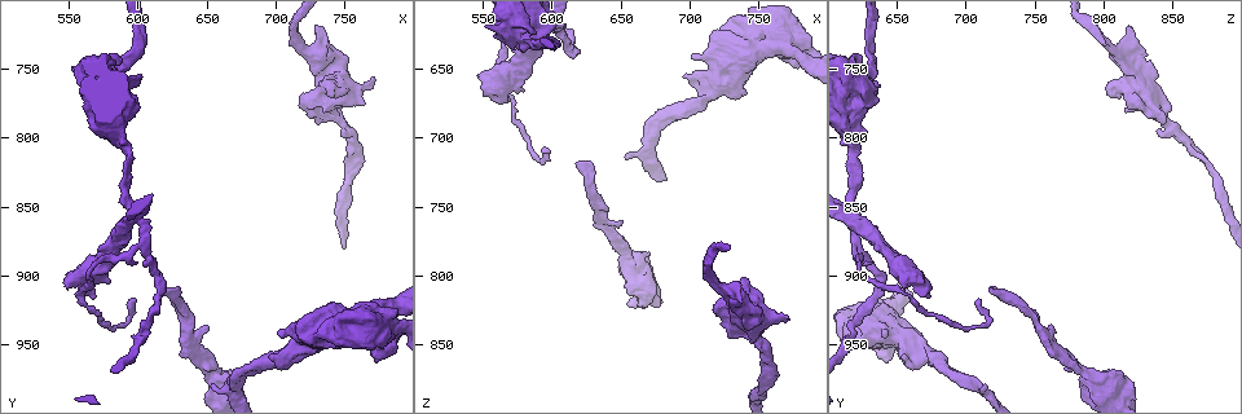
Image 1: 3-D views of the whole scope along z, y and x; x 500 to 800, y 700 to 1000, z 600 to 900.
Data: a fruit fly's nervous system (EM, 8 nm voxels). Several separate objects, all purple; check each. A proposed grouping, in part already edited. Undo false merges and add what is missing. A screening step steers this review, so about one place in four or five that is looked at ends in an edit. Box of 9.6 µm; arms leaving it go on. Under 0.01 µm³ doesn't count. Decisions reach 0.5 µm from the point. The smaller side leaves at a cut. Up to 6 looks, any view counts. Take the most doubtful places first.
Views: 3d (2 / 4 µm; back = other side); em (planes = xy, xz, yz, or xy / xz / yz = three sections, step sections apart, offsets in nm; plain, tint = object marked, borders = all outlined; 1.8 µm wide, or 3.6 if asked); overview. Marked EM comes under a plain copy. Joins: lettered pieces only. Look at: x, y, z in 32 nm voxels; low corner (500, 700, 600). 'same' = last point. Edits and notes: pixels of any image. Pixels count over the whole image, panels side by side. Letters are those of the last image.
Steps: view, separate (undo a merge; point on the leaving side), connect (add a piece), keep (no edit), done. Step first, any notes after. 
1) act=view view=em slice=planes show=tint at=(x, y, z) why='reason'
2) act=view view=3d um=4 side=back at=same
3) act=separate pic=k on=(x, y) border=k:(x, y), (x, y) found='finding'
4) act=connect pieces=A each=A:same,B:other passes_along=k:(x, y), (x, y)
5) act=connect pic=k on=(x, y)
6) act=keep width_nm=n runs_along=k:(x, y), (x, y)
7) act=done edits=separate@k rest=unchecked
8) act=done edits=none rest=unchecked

act=view view=em slice=xy step=8 show=tint at=(598, 856, 620)

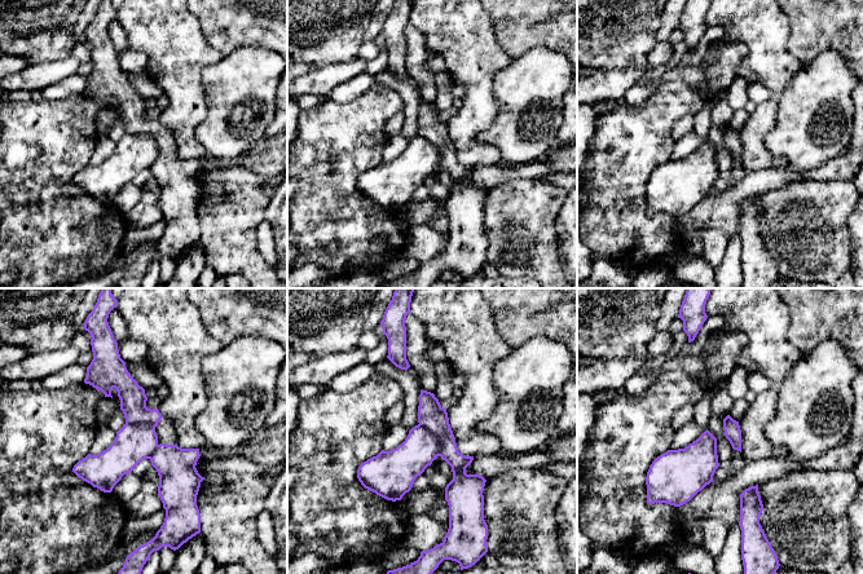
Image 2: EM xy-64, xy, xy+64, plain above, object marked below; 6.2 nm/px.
act=view view=em slice=planes show=borders at=same

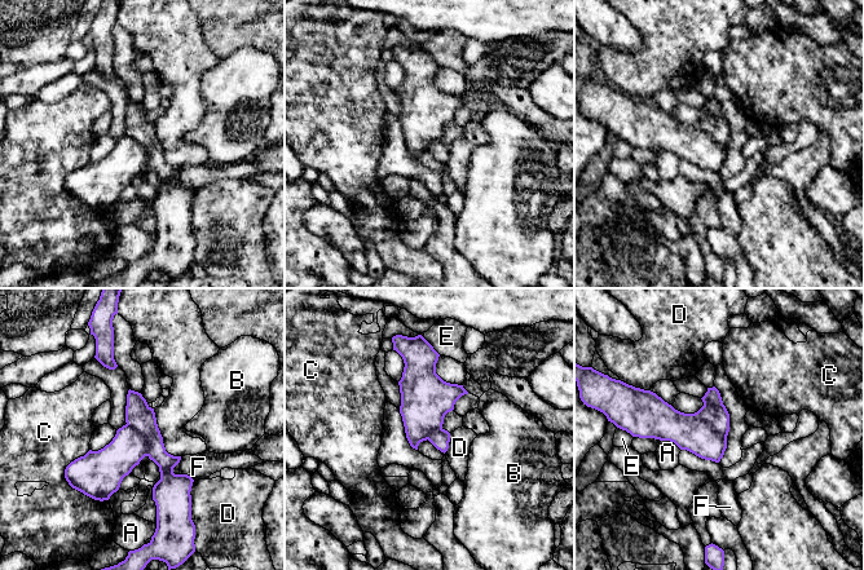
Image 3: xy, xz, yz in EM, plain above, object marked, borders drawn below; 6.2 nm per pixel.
act=separate pic=3 on=(114, 462) each=A:other,B:other,C:other,D:other,E:other,F:other border=3:(127, 423), (146, 440), (149, 455) found='a second neuron is stuck on'

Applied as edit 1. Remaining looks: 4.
act=view view=overview

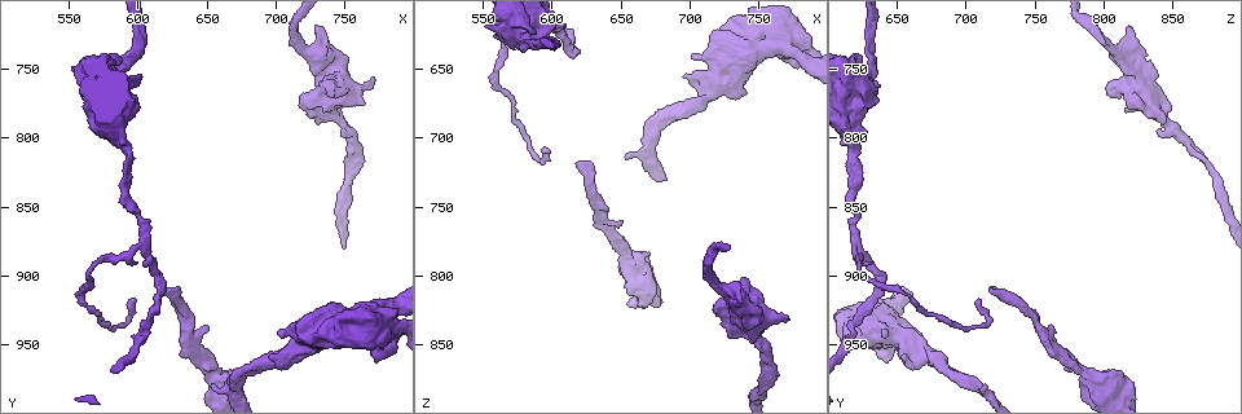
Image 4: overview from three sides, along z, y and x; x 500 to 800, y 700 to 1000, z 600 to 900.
act=view view=3d um=4 at=(748, 936, 628) why='thick turns thin'

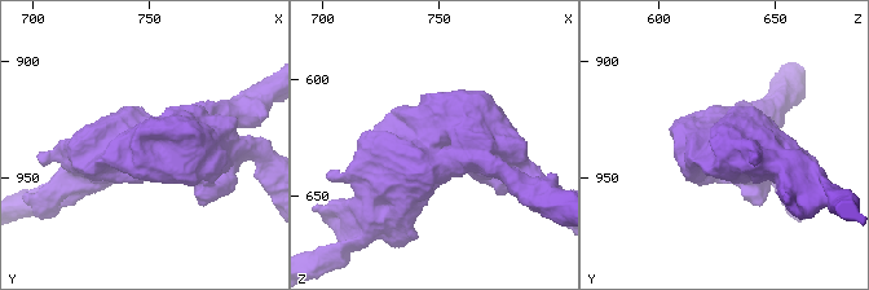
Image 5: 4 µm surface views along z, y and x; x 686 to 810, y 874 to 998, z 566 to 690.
act=view view=em slice=planes show=borders at=(750, 936, 629)

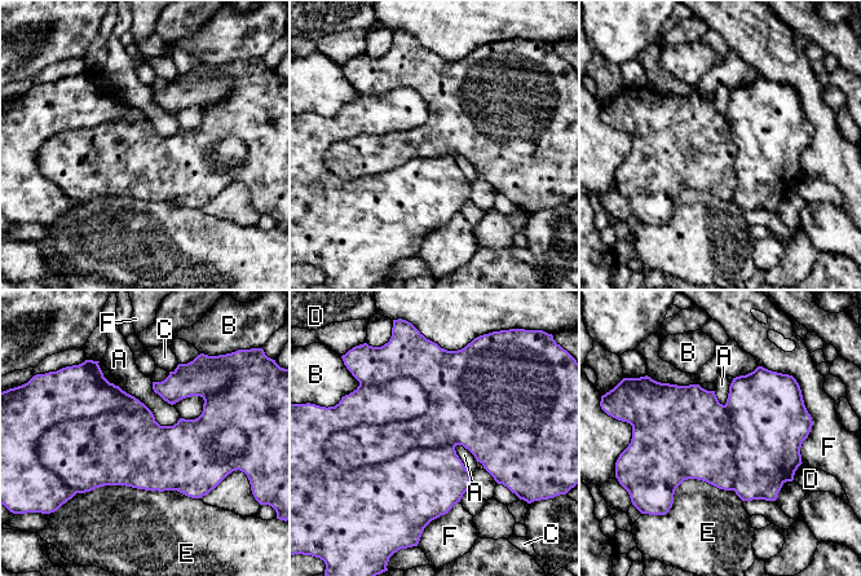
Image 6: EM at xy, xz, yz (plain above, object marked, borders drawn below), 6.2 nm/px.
act=separate pic=6 on=(365, 444) each=A:other,B:other,C:other,D:other,E:other,F:other border=6:(428, 398), (413, 418), (345, 429) found='two neurons meet here'

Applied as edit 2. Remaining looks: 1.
act=done edits=separate@3,separate@6 rest=unchecked

